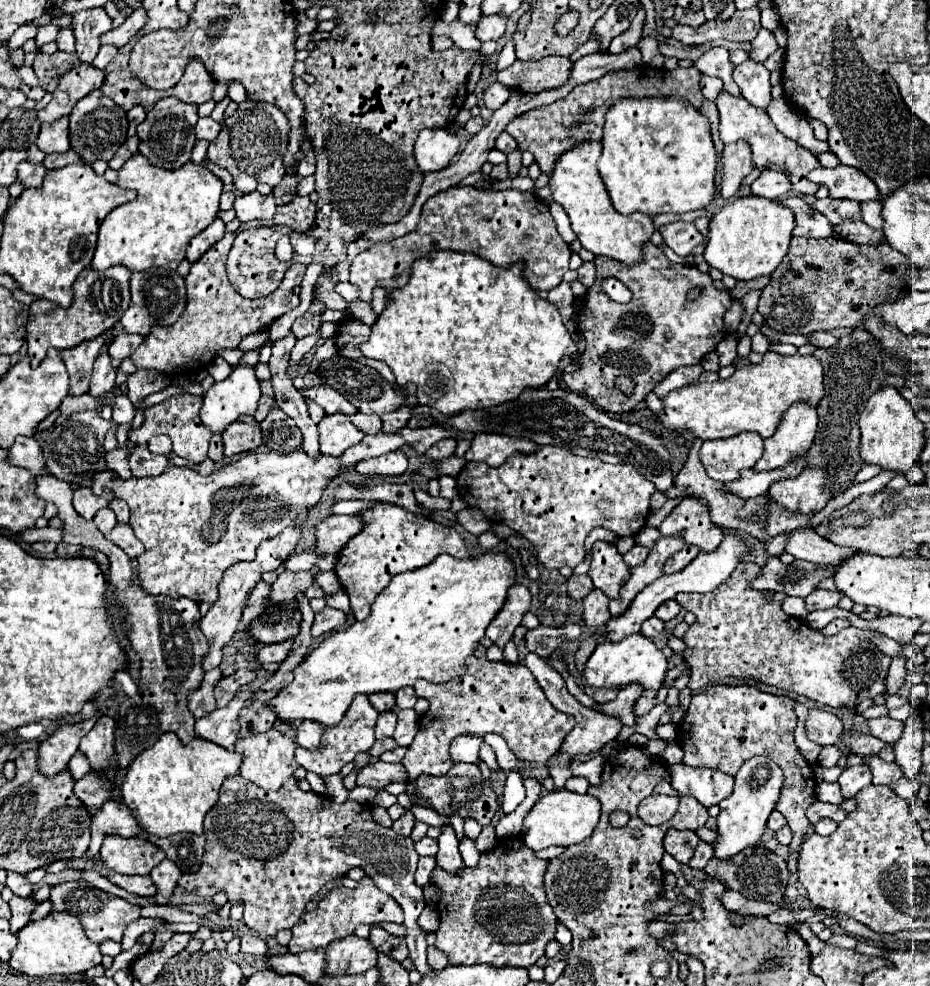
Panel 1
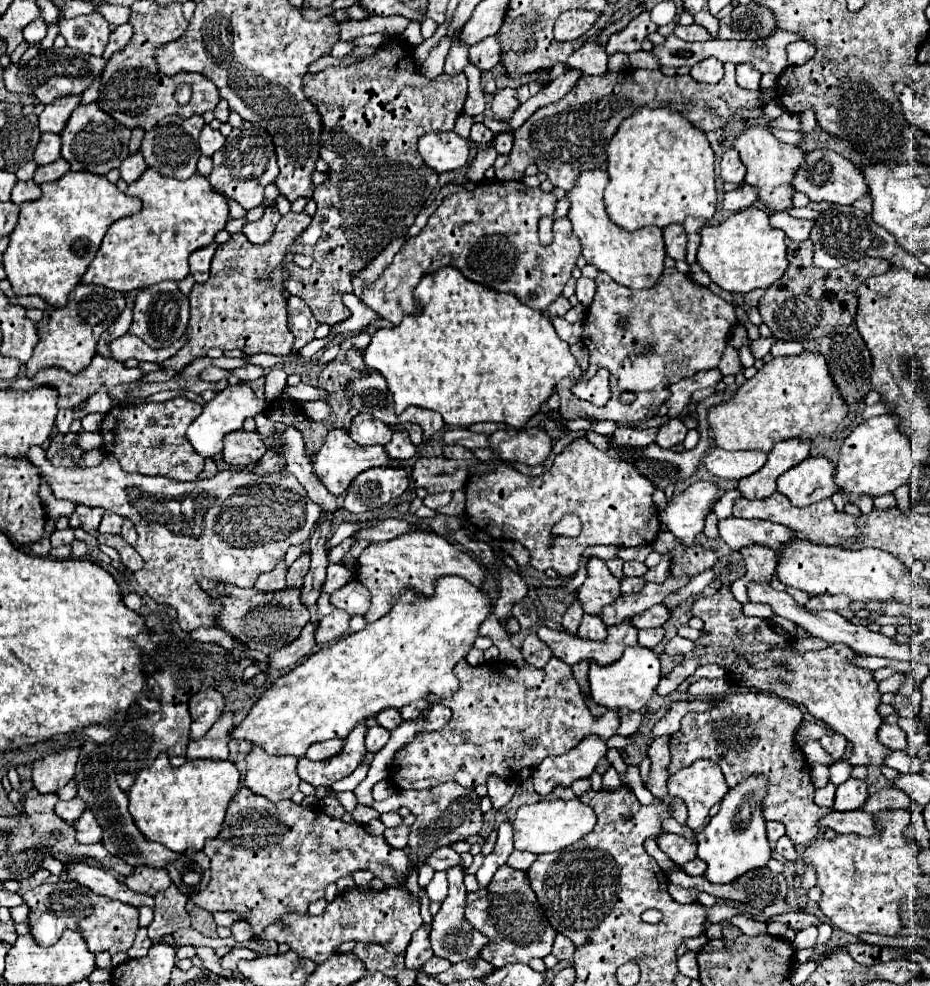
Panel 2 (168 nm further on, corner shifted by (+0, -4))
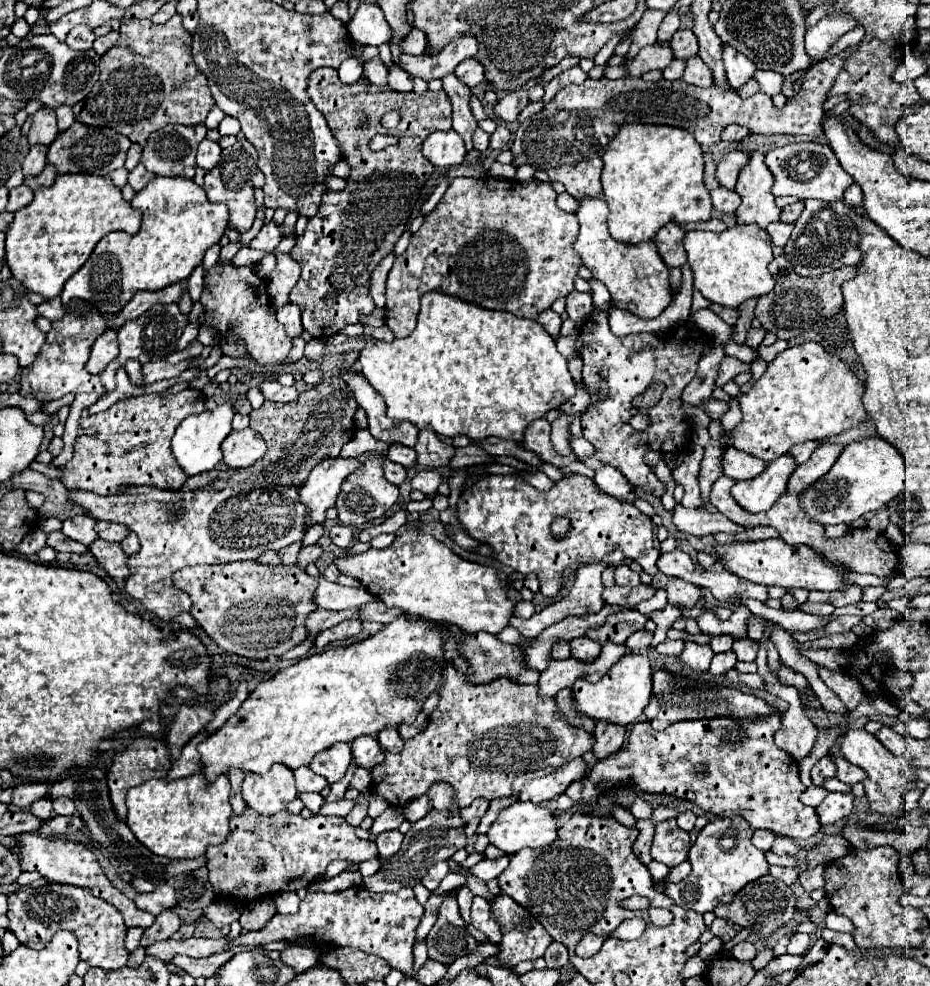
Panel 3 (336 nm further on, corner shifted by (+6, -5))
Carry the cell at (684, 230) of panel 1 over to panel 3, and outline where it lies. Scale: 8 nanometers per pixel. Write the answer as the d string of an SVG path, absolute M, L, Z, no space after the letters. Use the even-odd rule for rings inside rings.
M667 223L655 235L655 245L665 265L683 267L687 263L685 249L683 249L683 235L685 231L677 223Z

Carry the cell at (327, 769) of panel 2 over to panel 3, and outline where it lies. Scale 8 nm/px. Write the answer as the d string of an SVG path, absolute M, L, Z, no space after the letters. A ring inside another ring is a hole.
M299 767L295 771L295 781L299 793L319 793L323 787L327 787L327 781L313 773L309 767Z

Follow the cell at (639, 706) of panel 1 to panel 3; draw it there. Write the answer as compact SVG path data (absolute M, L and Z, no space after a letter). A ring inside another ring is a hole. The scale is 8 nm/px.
M597 721L593 737L595 737L593 755L597 759L605 759L611 753L615 753L615 751L621 749L621 745L625 741L625 727L611 725L611 723L605 723L605 721Z

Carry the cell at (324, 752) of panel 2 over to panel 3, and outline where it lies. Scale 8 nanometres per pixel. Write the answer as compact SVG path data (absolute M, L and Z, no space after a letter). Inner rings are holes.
M333 745L331 749L319 753L313 761L311 761L311 769L317 773L317 775L323 775L327 779L329 785L341 781L347 773L347 767L351 765L351 747L349 745Z

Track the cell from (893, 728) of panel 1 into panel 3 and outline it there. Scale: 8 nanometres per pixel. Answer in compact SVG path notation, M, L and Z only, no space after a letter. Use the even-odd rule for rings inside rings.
M881 727L877 733L875 733L875 737L881 741L881 745L887 749L887 751L891 751L893 755L907 755L907 751L909 751L909 747L907 747L907 739L903 737L903 735L899 735L899 733L895 733L891 727Z

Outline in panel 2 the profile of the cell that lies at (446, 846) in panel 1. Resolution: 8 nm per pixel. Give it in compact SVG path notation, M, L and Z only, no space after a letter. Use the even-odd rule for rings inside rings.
M449 868L447 878L449 878L449 896L441 904L439 912L433 916L431 944L433 944L435 956L447 958L451 964L457 964L461 960L475 958L479 954L479 950L487 944L487 938L481 936L463 916L463 908L467 906L467 902L465 902L467 892L465 892L465 886L463 886L463 868Z

